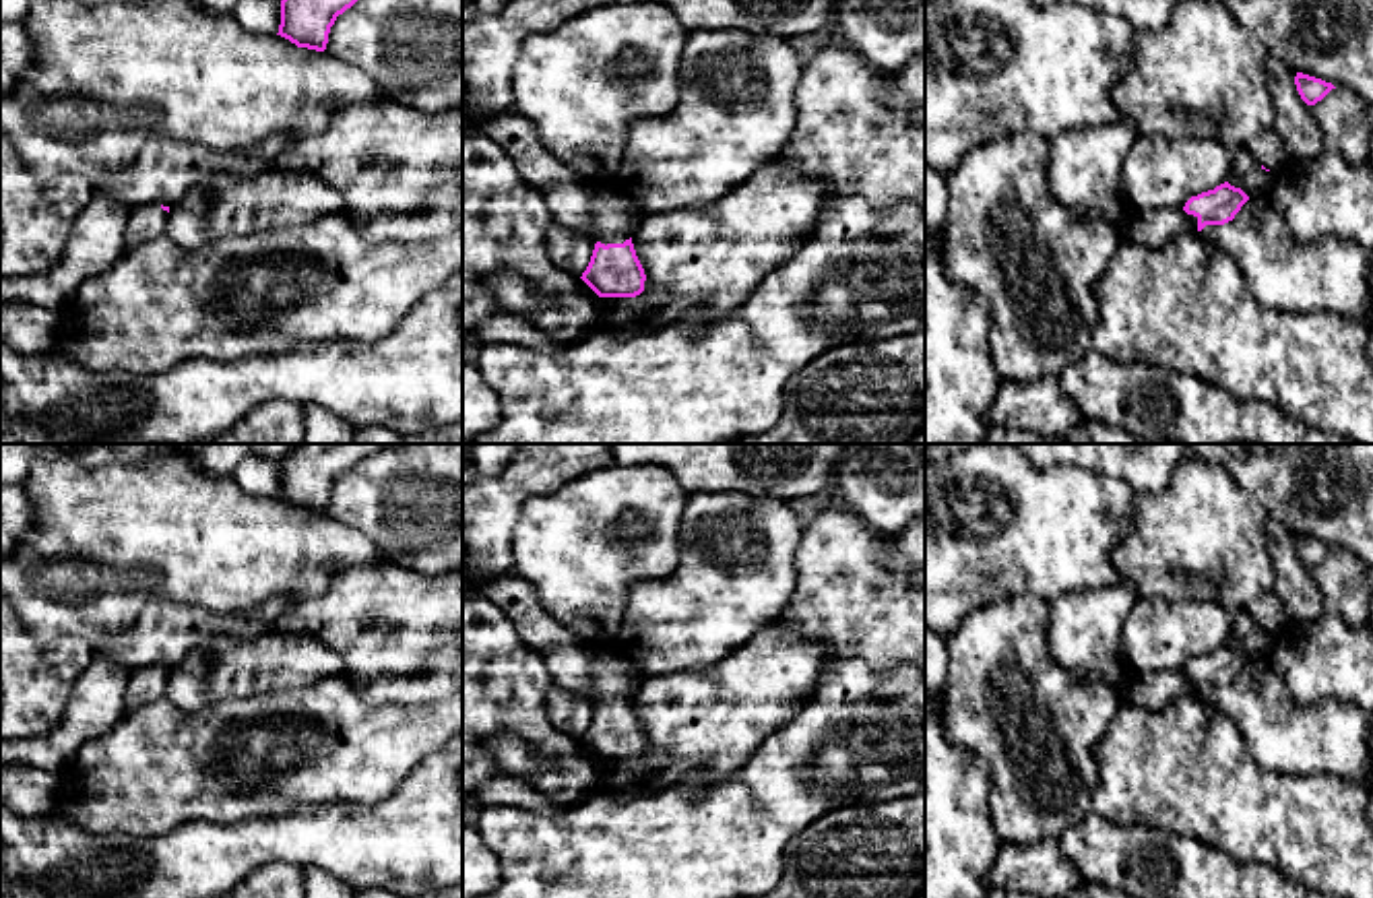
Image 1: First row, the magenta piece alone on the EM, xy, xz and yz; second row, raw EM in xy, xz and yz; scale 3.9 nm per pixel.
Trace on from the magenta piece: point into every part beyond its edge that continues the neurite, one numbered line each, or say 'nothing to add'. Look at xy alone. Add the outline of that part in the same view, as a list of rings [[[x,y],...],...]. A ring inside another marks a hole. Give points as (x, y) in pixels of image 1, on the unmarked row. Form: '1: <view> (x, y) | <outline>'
1: xy (147, 684) | [[[140,667],[130,671],[130,681],[126,689],[128,708],[165,700],[167,694],[167,673],[153,667]]]

